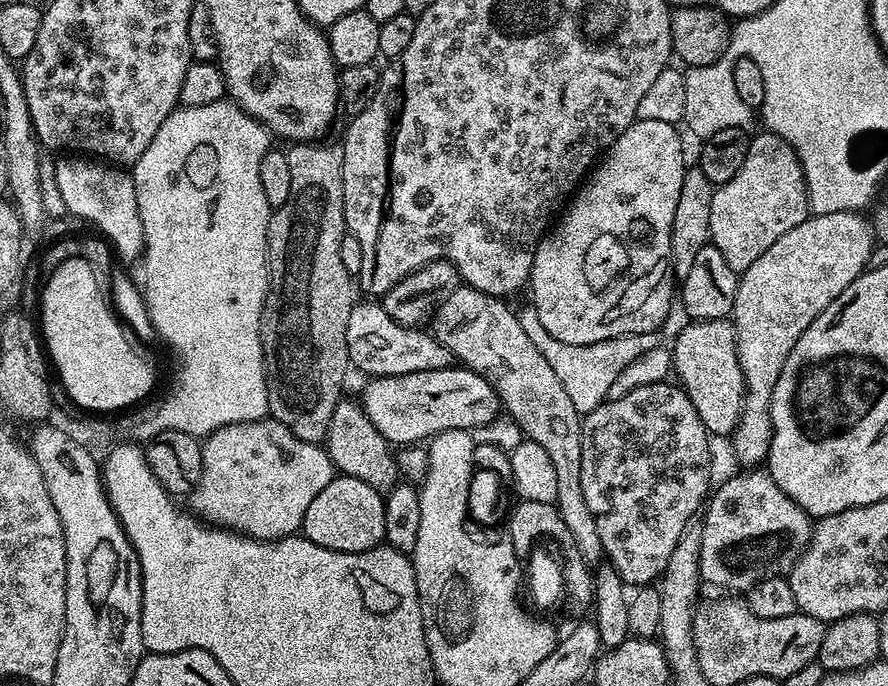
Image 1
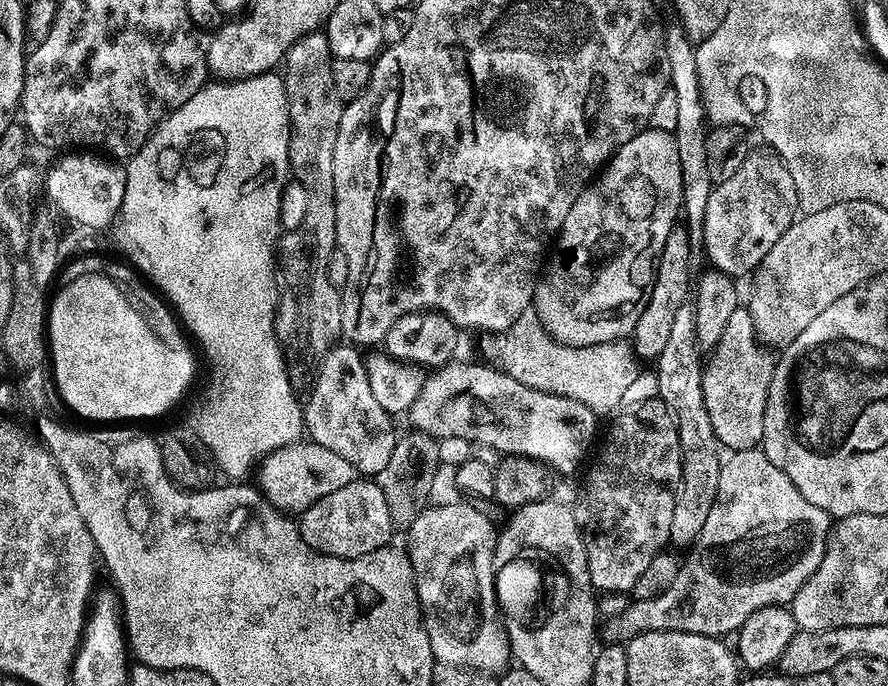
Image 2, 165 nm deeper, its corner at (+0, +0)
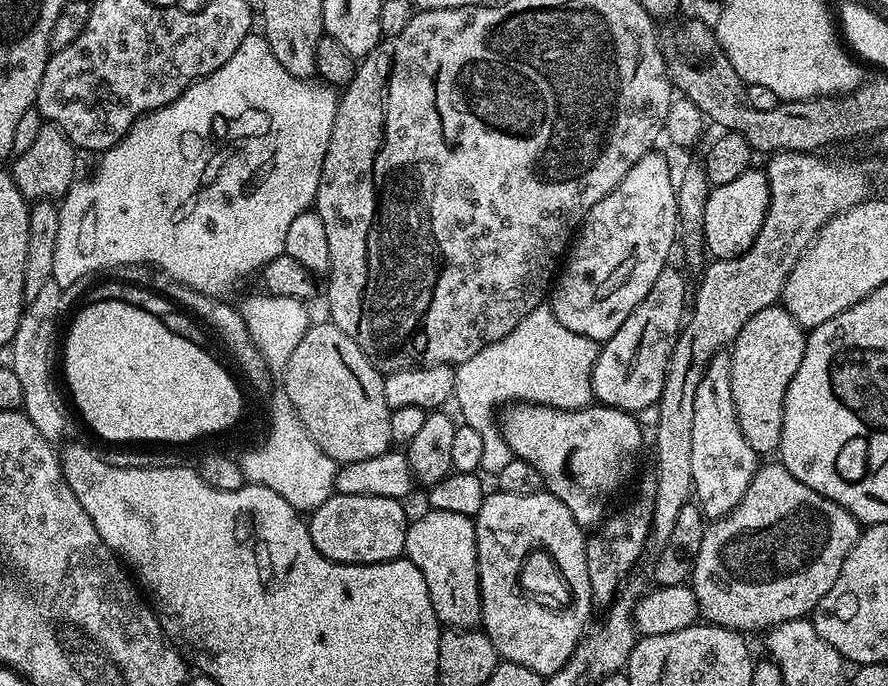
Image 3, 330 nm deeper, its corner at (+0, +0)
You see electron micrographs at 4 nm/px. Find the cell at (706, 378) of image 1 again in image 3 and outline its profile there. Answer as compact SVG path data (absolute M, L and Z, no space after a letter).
M779 303L772 304L766 310L758 310L730 345L732 365L730 366L730 390L734 390L734 406L738 414L738 426L742 426L742 434L746 434L746 442L758 454L775 453L780 447L782 438L782 418L784 417L784 399L790 386L790 378L798 374L798 366L802 366L802 354L806 354L808 341L805 329Z

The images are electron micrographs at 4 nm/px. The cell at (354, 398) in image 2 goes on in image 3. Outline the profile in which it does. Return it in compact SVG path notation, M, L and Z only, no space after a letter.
M313 323L308 327L306 334L302 334L302 342L298 342L294 354L290 354L290 358L285 362L282 375L282 390L290 398L302 426L306 426L310 438L314 438L314 442L318 442L322 451L331 460L336 461L337 465L362 462L362 458L378 458L393 447L394 441L390 434L392 409L386 402L384 376L361 350L358 342L342 334L342 330L338 330L336 324Z

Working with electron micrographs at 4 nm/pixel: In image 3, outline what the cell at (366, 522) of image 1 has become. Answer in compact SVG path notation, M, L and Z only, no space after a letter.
M333 494L311 513L308 533L323 556L339 564L381 564L404 556L410 516L394 498L366 494Z

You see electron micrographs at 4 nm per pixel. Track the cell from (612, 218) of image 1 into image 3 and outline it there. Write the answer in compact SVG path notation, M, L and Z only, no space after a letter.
M653 150L643 155L623 181L591 208L565 257L550 296L550 305L558 322L576 334L597 342L611 338L669 263L668 256L673 244L677 243L679 231L676 184L665 156L659 152Z

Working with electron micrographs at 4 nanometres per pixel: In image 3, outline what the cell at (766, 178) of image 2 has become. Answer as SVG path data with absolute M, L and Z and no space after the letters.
M747 168L738 174L738 178L734 178L734 182L726 182L726 186L709 191L704 219L704 248L709 252L709 257L729 260L752 249L754 238L758 238L758 230L762 230L762 222L770 206L768 173L761 169L759 172L758 168Z

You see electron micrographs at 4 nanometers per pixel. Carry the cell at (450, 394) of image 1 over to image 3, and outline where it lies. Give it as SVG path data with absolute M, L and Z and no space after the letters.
M517 402L505 407L503 412L504 421L501 419L498 427L513 457L530 462L530 466L538 470L546 491L558 498L562 506L570 510L570 514L574 514L574 522L578 522L580 528L595 529L609 511L608 499L619 490L624 476L630 475L636 468L636 459L640 456L640 447L643 446L646 435L639 419L633 413L603 406L566 410L545 404Z

